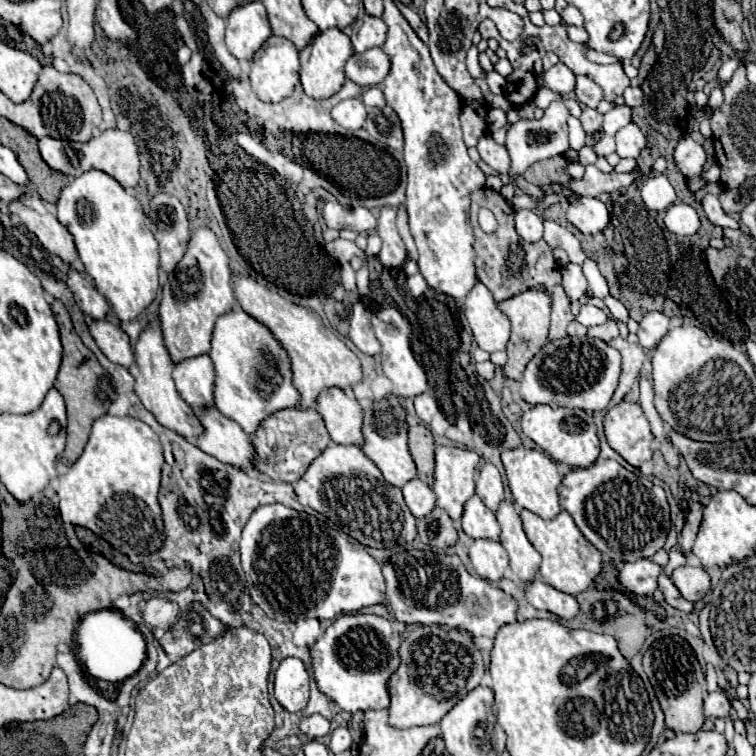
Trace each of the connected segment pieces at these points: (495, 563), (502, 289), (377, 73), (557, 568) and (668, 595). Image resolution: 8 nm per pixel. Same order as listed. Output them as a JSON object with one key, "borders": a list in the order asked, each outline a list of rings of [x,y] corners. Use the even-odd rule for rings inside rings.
{"borders":[[[[476,539],[470,545],[470,561],[474,565],[474,571],[492,583],[502,579],[504,571],[508,569],[508,553],[500,541],[492,539]]],[[[478,189],[472,193],[472,209],[470,209],[470,219],[476,235],[476,269],[478,269],[478,279],[492,291],[496,303],[532,289],[532,287],[544,287],[552,293],[552,325],[550,325],[550,341],[566,337],[566,327],[570,321],[574,321],[574,315],[570,311],[570,299],[562,289],[562,273],[560,265],[552,257],[550,245],[540,239],[538,243],[524,243],[516,235],[514,229],[514,207],[496,191],[492,189]],[[486,207],[490,209],[496,219],[498,219],[498,229],[494,233],[484,233],[478,225],[478,211]]],[[[374,47],[364,53],[354,53],[346,63],[346,77],[360,87],[374,87],[388,75],[390,61],[388,55]]],[[[522,509],[520,517],[524,521],[526,537],[530,539],[534,549],[542,555],[542,563],[540,563],[542,581],[552,585],[554,589],[558,589],[562,593],[570,593],[570,595],[578,595],[584,589],[588,589],[592,585],[594,577],[602,569],[602,555],[580,533],[580,529],[576,527],[574,519],[566,511],[560,511],[558,517],[554,517],[550,521],[544,521],[542,517],[538,517],[536,513],[532,513],[528,509]]],[[[660,575],[658,579],[658,589],[664,593],[664,599],[666,603],[670,603],[674,609],[680,609],[684,613],[692,613],[694,611],[694,603],[690,603],[688,599],[684,599],[680,595],[680,591],[676,589],[676,585],[666,577],[666,575]]]]}

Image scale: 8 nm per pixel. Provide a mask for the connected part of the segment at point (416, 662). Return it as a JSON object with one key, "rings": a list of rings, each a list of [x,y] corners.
{"rings":[[[442,625],[416,627],[400,645],[402,663],[392,675],[390,687],[390,725],[408,729],[438,723],[462,697],[480,685],[486,667],[472,637],[460,629]]]}

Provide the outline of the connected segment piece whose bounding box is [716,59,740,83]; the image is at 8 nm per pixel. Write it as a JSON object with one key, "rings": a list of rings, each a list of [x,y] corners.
{"rings":[[[728,59],[726,63],[722,63],[720,69],[718,69],[718,77],[716,77],[716,81],[718,81],[718,83],[730,81],[730,77],[732,77],[732,73],[734,73],[734,69],[736,69],[738,65],[740,65],[738,59]]]}

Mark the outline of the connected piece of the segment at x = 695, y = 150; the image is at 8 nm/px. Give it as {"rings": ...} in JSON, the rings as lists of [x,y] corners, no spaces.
{"rings":[[[684,134],[676,147],[674,159],[676,159],[678,169],[690,179],[694,175],[700,175],[700,171],[706,163],[706,153],[700,143],[696,143],[690,136]]]}

